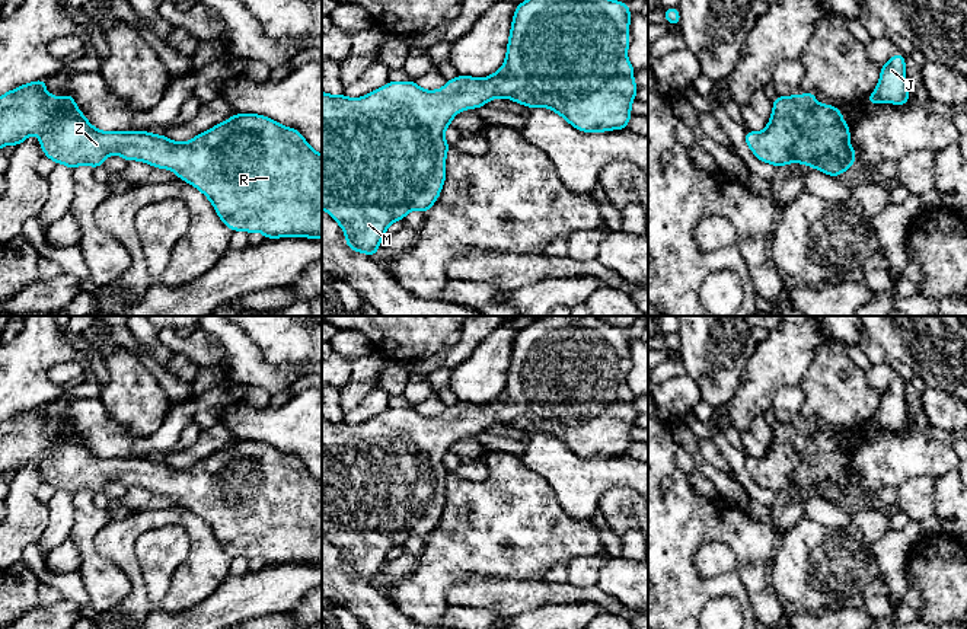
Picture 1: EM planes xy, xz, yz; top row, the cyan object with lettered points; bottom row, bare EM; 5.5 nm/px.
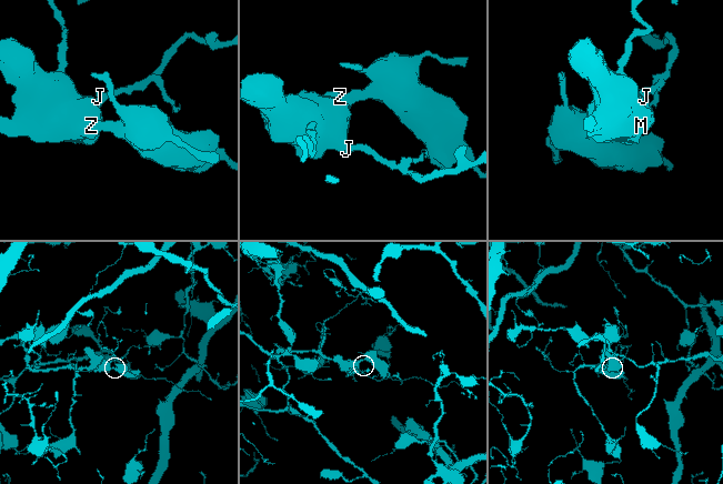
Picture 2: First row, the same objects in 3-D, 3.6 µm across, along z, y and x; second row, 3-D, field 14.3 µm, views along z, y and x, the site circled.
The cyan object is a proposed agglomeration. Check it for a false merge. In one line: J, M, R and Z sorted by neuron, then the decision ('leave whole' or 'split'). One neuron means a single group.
J M R Z; leave whole

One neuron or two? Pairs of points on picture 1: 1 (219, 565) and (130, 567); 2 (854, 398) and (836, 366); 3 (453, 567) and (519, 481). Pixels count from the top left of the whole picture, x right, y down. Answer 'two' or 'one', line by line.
1: one
2: one
3: one

